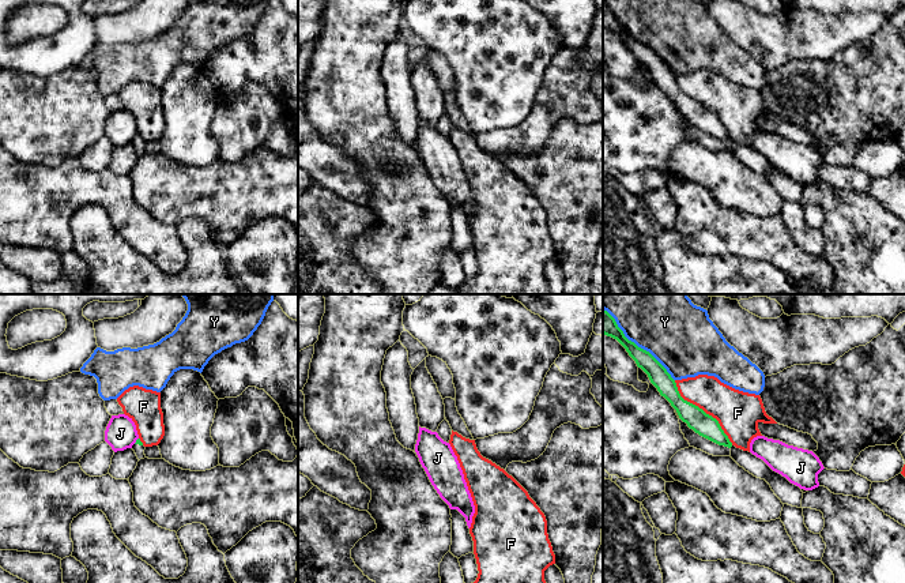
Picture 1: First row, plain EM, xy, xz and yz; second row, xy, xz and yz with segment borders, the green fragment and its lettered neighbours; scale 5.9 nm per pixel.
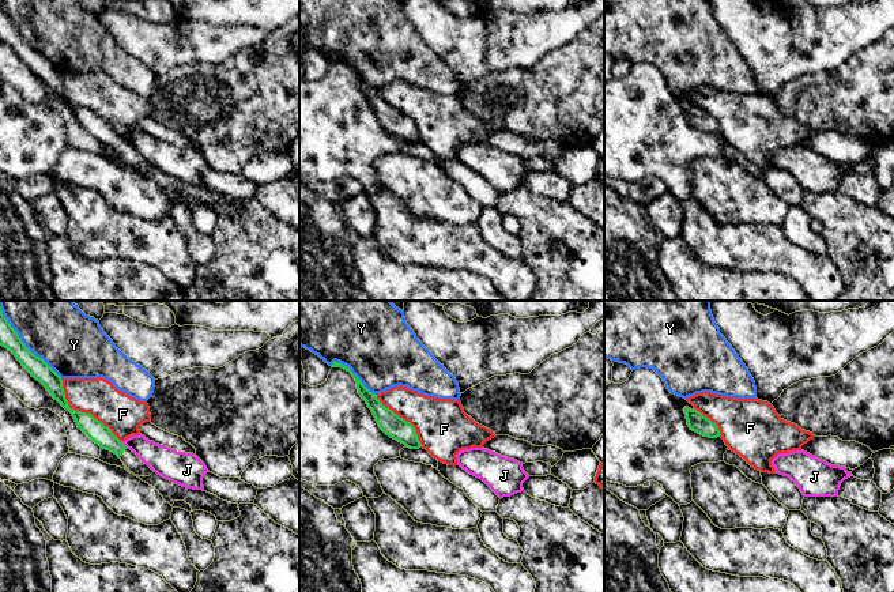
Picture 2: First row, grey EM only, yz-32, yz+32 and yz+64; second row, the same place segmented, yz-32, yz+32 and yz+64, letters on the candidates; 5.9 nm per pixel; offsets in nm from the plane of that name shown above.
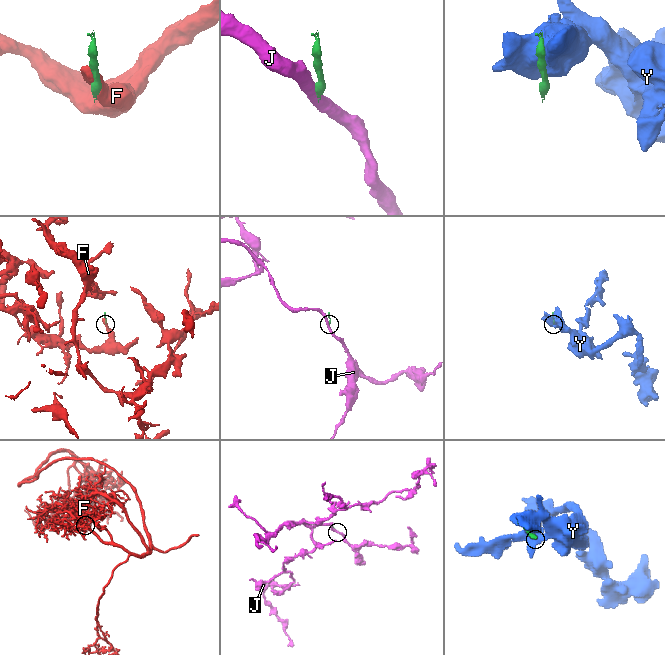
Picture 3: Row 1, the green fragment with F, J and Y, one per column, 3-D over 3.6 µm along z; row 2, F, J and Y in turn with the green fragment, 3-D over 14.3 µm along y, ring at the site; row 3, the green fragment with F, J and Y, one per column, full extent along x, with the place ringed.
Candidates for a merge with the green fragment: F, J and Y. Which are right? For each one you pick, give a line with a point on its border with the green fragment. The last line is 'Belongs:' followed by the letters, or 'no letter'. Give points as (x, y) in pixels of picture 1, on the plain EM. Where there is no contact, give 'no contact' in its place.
Belongs: no letter

